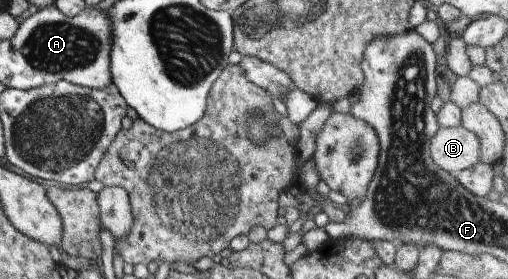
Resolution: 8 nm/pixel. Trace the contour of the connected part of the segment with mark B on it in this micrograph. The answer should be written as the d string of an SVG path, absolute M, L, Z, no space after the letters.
M439 126L428 149L433 164L453 177L478 162L478 139L462 126Z

